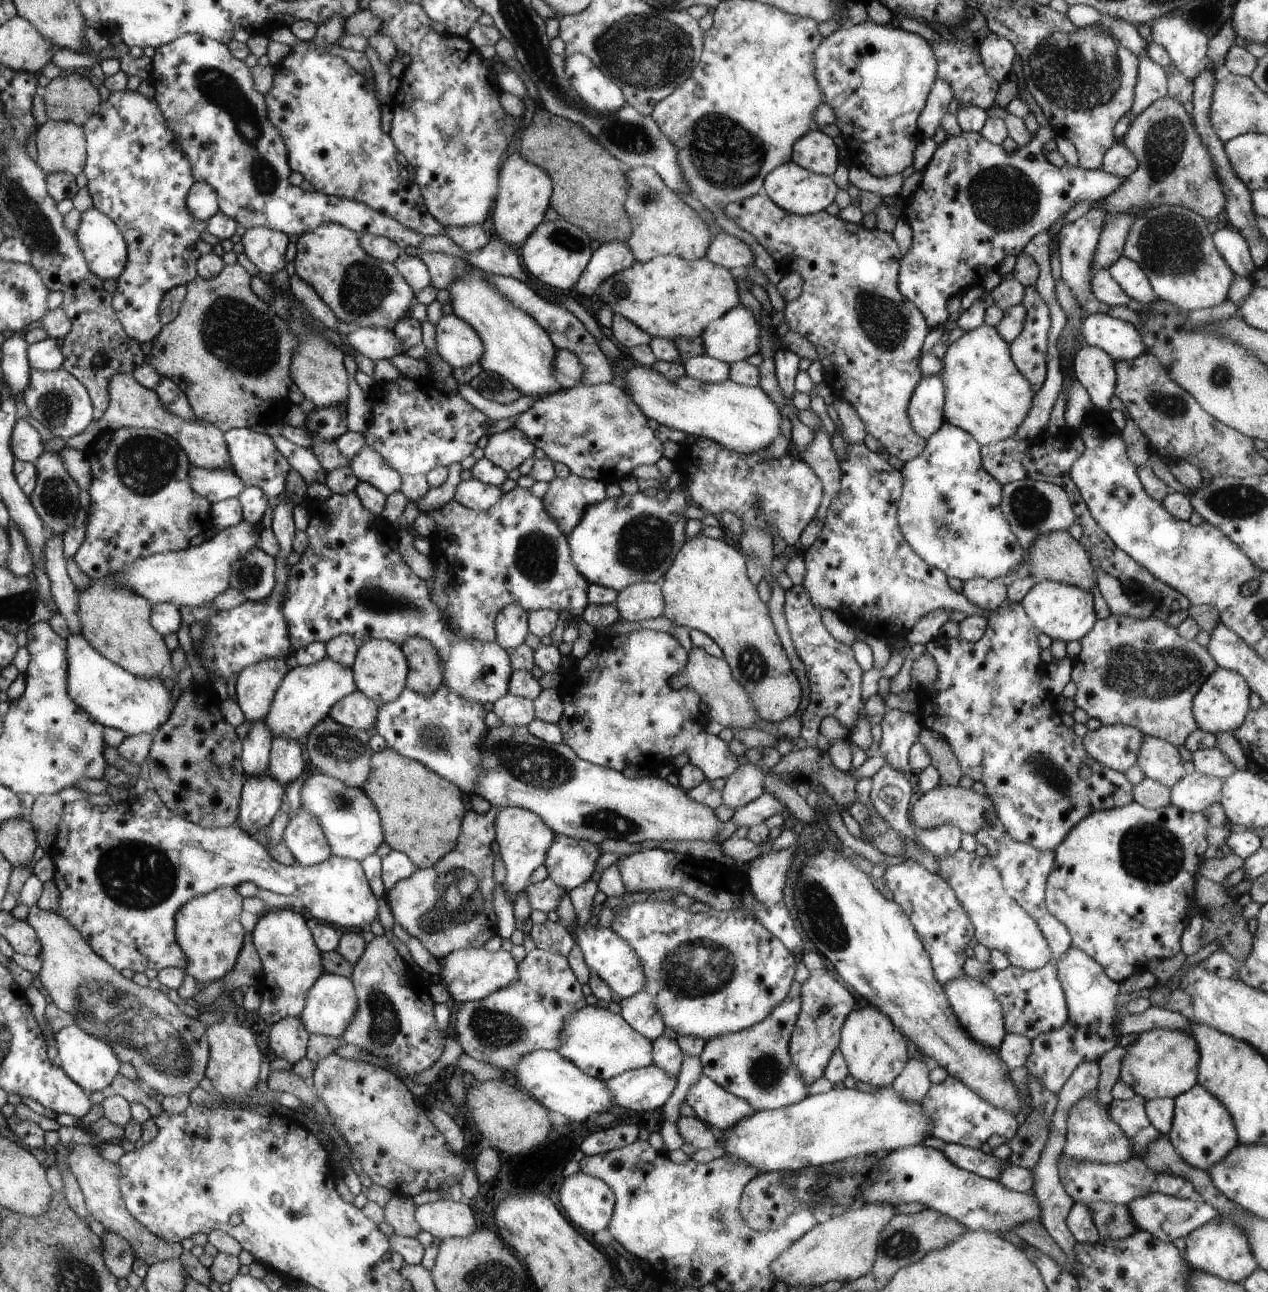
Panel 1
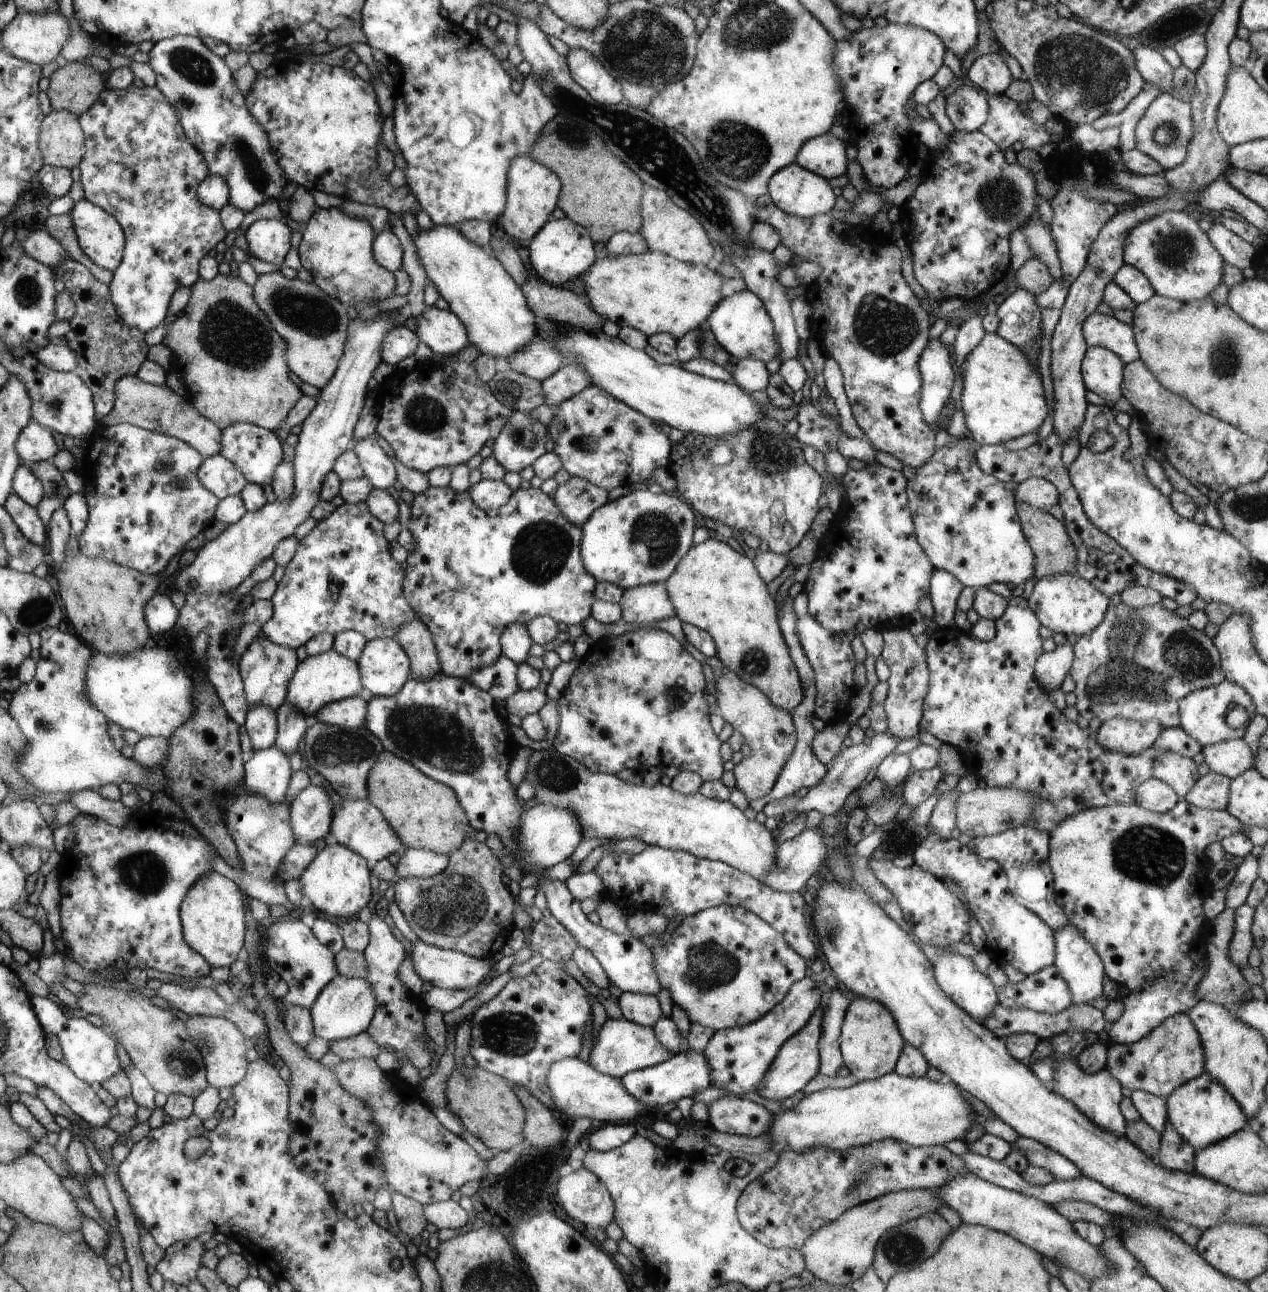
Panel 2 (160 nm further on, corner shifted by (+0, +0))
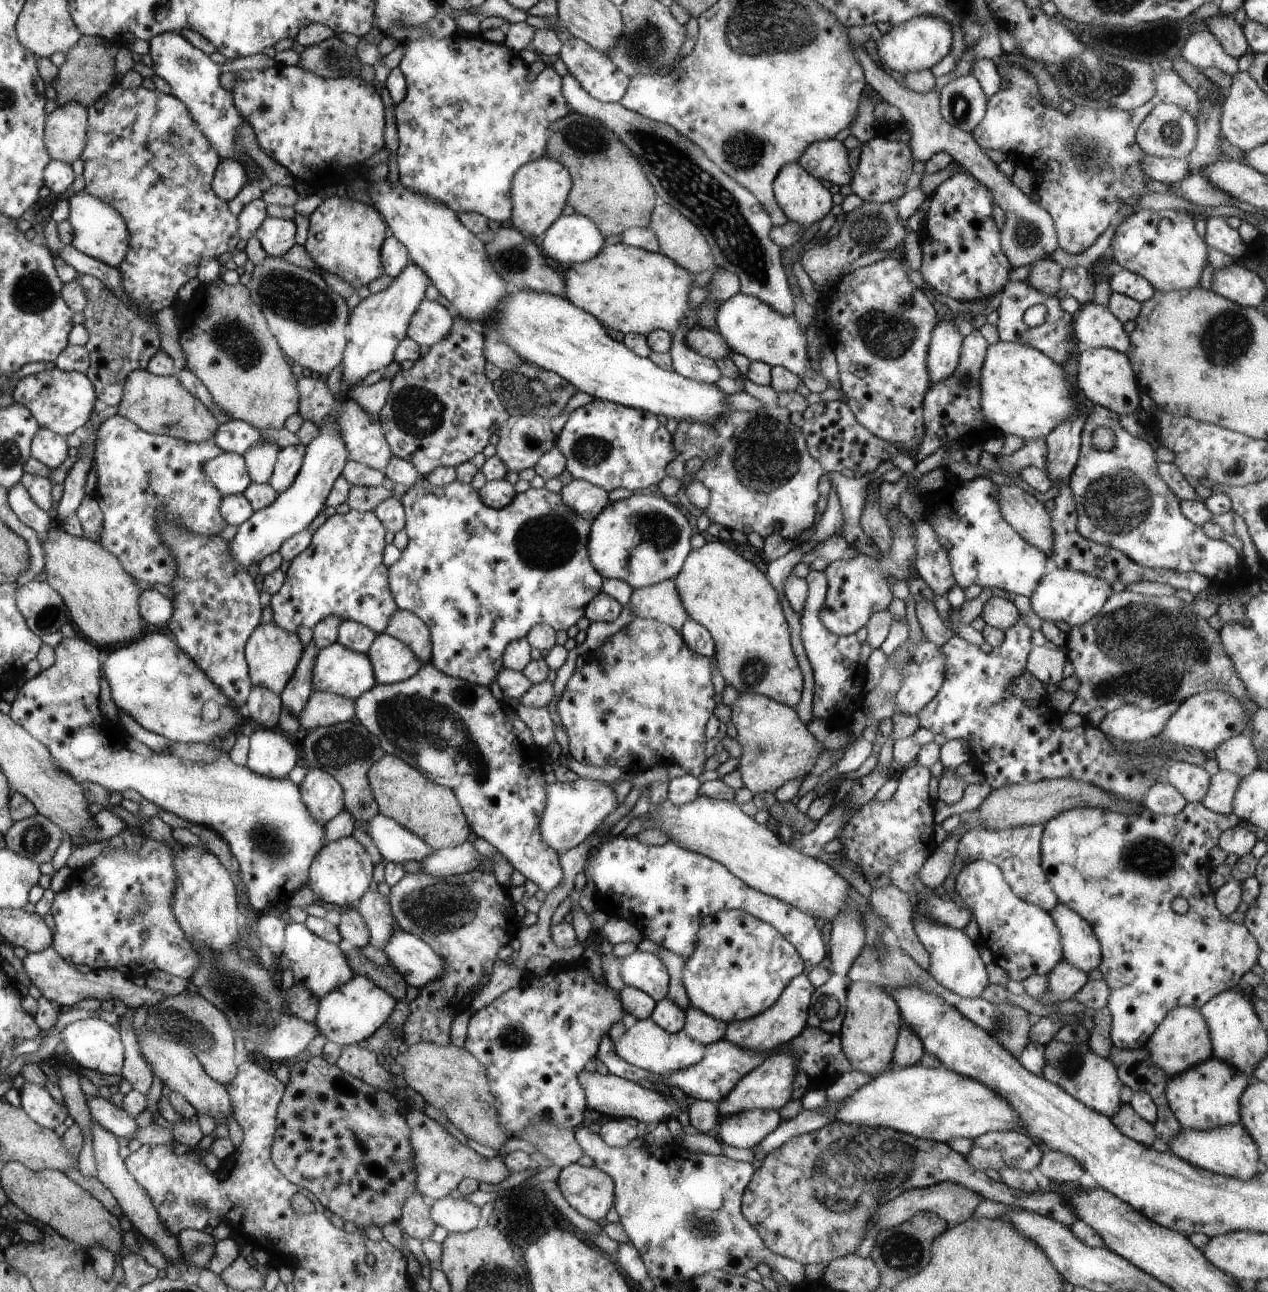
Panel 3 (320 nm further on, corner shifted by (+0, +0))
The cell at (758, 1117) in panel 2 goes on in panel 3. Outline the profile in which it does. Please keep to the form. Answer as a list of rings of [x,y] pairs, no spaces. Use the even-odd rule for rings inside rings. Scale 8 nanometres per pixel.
[[[755,1109],[730,1117],[720,1116],[718,1134],[722,1143],[744,1150],[754,1149],[783,1122],[778,1111]]]

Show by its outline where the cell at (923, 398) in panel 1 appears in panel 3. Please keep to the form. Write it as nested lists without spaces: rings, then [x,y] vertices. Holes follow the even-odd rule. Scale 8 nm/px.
[[[939,322],[928,348],[927,370],[931,383],[948,379],[958,367],[964,338],[951,322]]]

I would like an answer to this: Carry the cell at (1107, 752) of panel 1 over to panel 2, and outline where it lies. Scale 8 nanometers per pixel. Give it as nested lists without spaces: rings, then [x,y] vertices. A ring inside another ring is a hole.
[[[1114,717],[1102,722],[1097,739],[1105,749],[1133,755],[1150,748],[1162,731],[1163,726],[1156,719],[1133,721]]]

